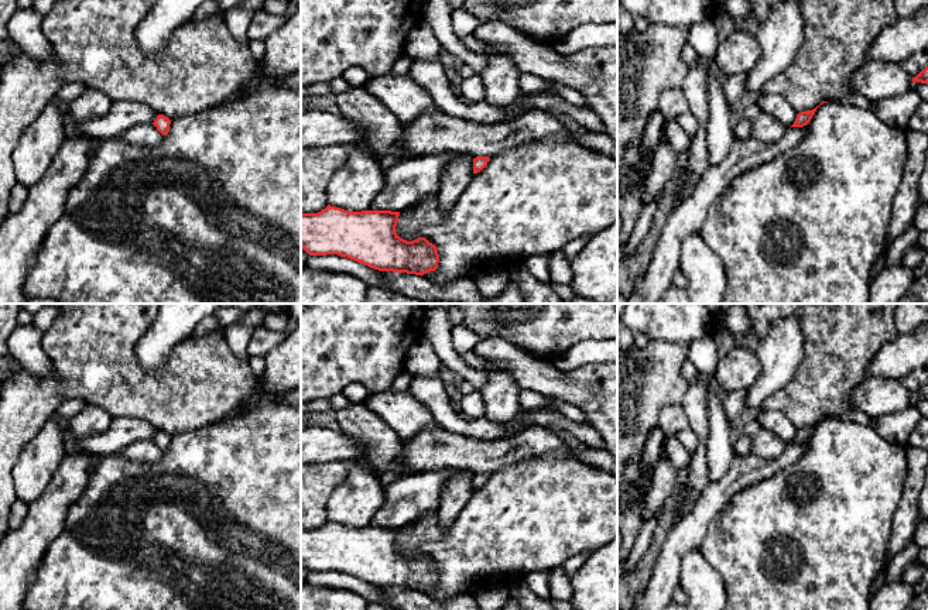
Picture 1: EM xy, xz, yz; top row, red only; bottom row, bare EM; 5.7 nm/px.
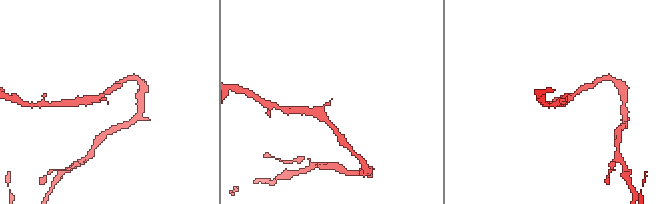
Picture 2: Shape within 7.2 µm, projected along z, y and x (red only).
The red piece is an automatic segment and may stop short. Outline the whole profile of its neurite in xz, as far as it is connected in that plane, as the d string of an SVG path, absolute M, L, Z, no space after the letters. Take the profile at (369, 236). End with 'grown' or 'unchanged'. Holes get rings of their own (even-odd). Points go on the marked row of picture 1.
M328 205L318 213L301 212L301 247L309 256L338 254L379 271L424 275L435 271L439 263L436 246L425 237L407 241L395 233L400 212L362 210L349 212Z; unchanged

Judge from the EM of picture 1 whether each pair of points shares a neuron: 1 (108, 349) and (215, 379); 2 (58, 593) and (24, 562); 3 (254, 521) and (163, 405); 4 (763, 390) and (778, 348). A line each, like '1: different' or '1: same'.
1: same
2: different
3: different
4: same

